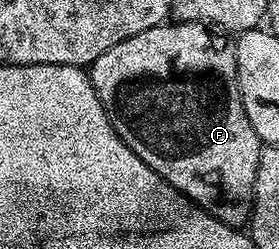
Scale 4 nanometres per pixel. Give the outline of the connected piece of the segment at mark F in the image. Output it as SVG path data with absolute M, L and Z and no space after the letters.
M172 20L163 26L146 28L146 32L138 32L138 36L130 36L118 44L114 44L114 48L102 52L102 56L98 56L98 60L94 60L91 64L90 77L94 84L94 92L98 92L98 100L102 100L102 108L122 141L151 170L158 172L162 176L162 180L170 183L179 194L189 198L195 206L200 206L222 224L240 228L252 216L252 199L256 193L256 173L260 163L262 143L259 136L254 132L254 128L246 116L246 108L242 104L240 85L236 75L236 47L230 41L230 38L228 42L228 38L227 33L217 32L213 27L204 26L200 22L177 22Z

